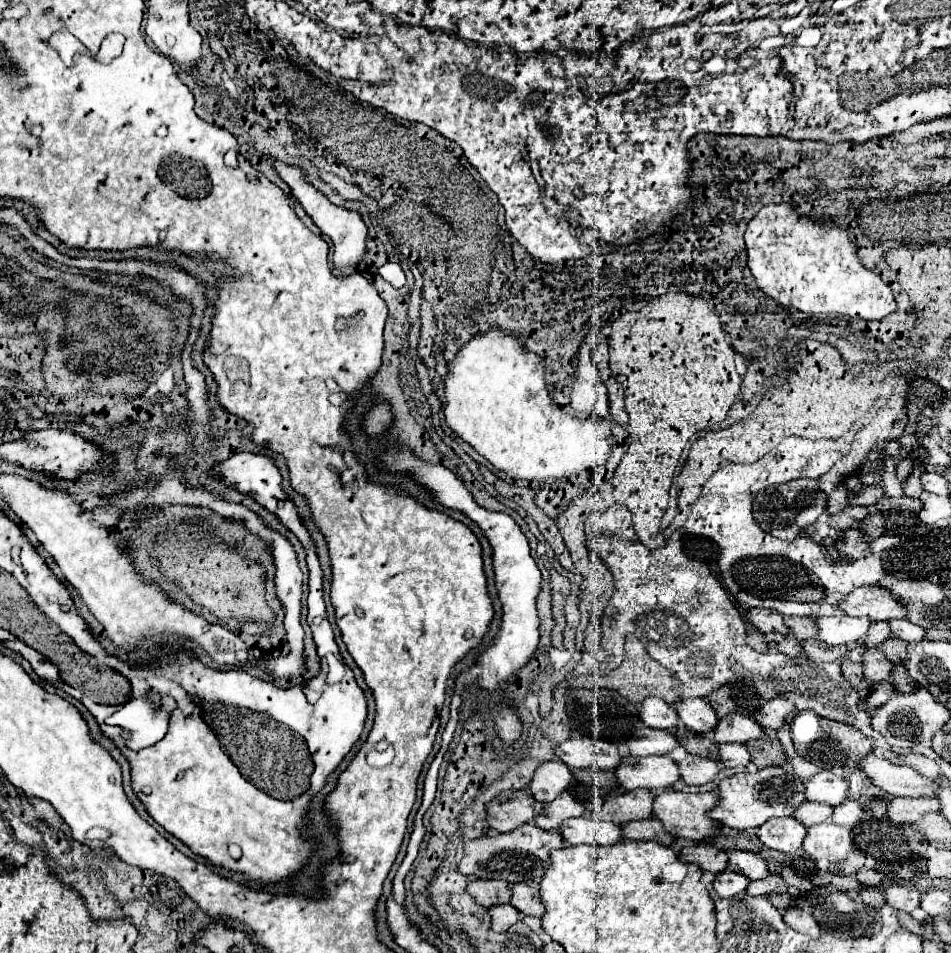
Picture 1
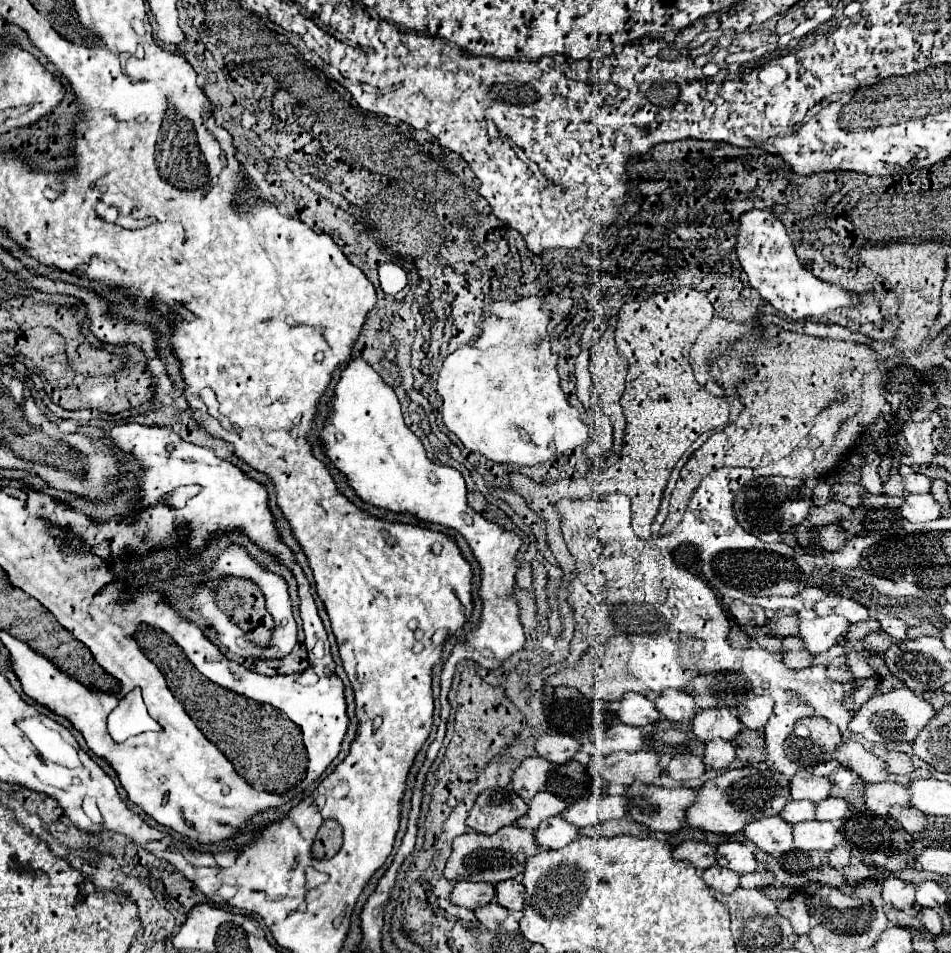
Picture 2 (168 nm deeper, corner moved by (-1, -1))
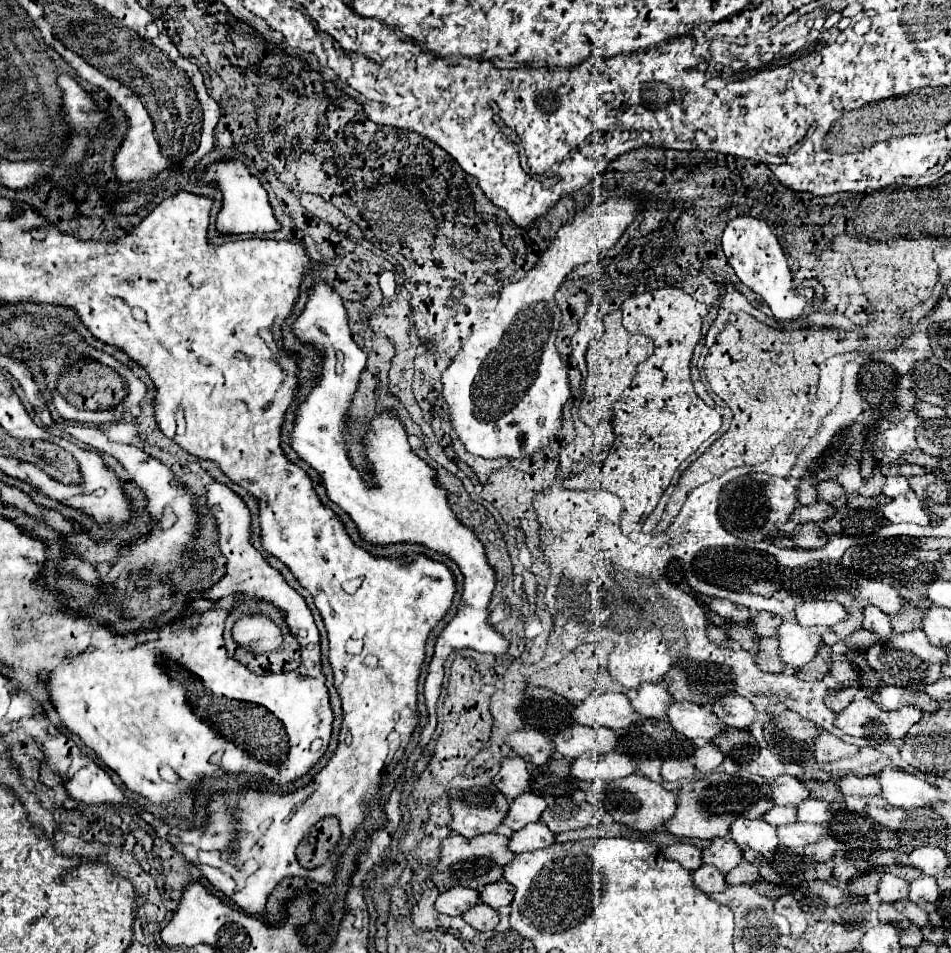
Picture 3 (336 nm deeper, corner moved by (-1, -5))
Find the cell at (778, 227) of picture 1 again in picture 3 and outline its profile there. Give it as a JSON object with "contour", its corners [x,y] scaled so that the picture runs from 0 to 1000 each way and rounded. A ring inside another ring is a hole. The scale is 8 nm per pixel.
{"contour":[[[775,227],[773,231],[769,231],[760,243],[760,264],[767,277],[771,279],[773,288],[777,290],[777,294],[809,319],[817,336],[832,338],[838,336],[849,325],[851,319],[838,306],[823,260],[804,231],[790,229],[790,227]]]}

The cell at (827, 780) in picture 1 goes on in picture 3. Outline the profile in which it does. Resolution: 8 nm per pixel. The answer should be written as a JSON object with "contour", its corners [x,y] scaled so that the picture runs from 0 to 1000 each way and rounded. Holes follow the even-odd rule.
{"contour":[[[819,814],[811,821],[811,829],[813,829],[813,839],[815,844],[823,844],[823,846],[840,846],[842,842],[846,842],[849,837],[853,837],[851,827],[846,825],[846,821],[842,821],[836,814]]]}

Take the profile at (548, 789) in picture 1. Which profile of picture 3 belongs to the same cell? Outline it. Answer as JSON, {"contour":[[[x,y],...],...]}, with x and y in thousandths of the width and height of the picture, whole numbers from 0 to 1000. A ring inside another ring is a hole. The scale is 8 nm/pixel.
{"contour":[[[546,793],[533,795],[533,797],[527,802],[527,808],[525,808],[523,816],[518,818],[518,823],[521,823],[535,839],[548,835],[548,833],[558,825],[556,800],[552,800],[552,797],[546,795]]]}

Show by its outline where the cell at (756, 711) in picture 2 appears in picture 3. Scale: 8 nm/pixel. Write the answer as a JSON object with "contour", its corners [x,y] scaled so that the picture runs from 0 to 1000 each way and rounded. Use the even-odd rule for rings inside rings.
{"contour":[[[762,730],[750,739],[750,747],[758,758],[771,764],[788,764],[796,751],[796,743],[781,730]]]}

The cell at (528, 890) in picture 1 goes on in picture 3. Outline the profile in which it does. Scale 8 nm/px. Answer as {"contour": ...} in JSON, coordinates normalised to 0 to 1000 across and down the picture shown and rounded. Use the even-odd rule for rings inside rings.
{"contour":[[[527,923],[523,928],[514,928],[506,936],[506,946],[514,949],[518,955],[525,955],[527,951],[535,951],[542,940],[542,930]]]}

